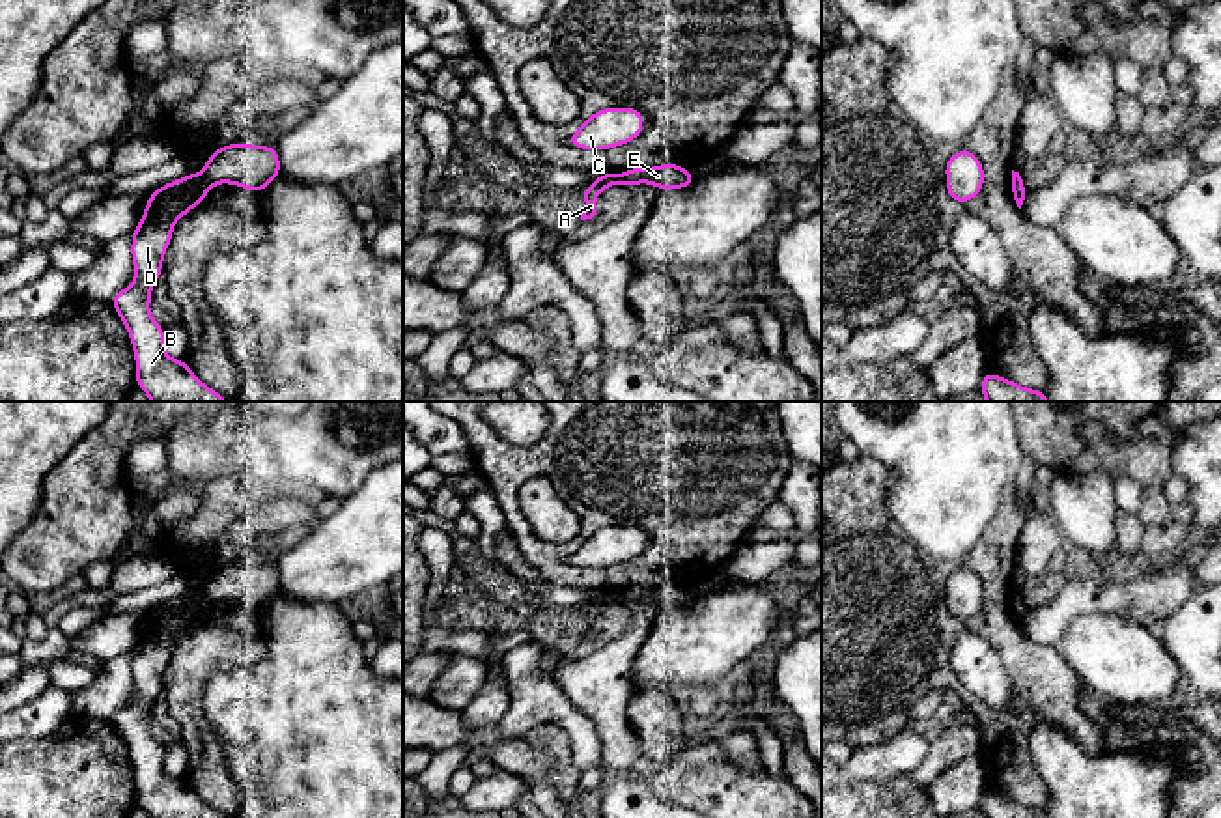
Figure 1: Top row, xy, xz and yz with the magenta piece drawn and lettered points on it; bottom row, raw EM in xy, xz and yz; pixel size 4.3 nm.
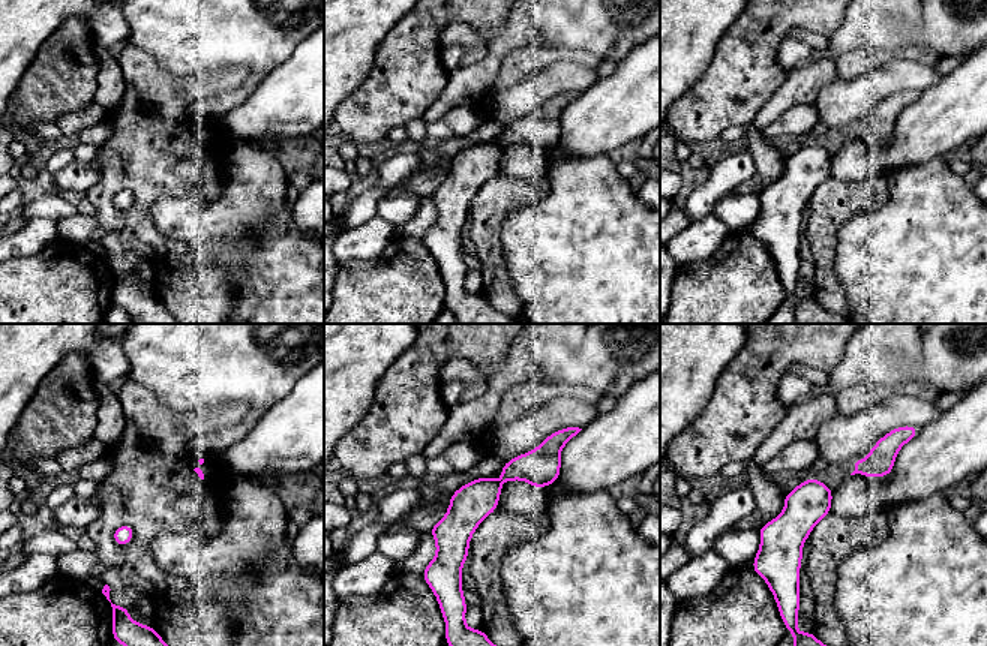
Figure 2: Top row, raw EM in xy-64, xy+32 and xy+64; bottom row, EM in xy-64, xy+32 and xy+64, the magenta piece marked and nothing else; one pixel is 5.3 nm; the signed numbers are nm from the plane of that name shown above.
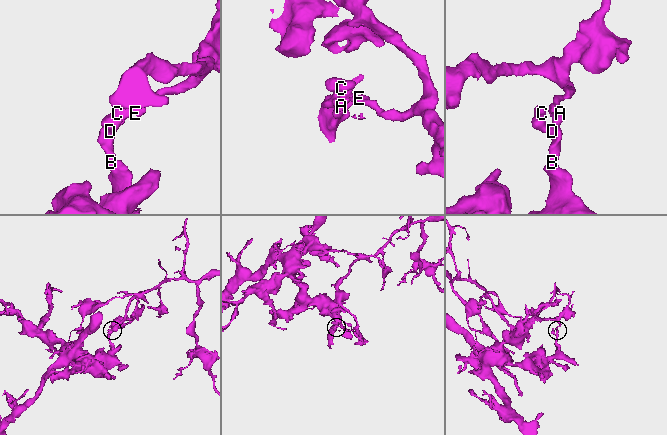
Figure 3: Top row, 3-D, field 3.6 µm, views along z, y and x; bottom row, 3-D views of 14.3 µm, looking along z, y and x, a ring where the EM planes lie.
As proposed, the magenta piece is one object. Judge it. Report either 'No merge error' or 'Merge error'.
Merge error

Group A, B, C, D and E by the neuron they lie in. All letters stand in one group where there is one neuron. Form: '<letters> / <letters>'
A B C D / E

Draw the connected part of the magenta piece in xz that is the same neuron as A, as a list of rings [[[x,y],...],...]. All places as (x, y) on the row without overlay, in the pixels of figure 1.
[[[603,590],[594,601],[582,605],[582,616],[586,626],[581,633],[581,639],[592,637],[596,633],[597,613],[607,605],[624,601],[622,592],[616,590]]]

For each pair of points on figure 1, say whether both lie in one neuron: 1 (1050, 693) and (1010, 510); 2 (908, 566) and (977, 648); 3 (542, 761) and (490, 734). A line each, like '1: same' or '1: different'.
1: same
2: different
3: same

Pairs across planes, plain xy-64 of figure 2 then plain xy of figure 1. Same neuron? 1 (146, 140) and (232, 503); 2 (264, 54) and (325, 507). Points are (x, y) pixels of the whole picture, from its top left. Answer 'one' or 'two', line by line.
1: one
2: two

